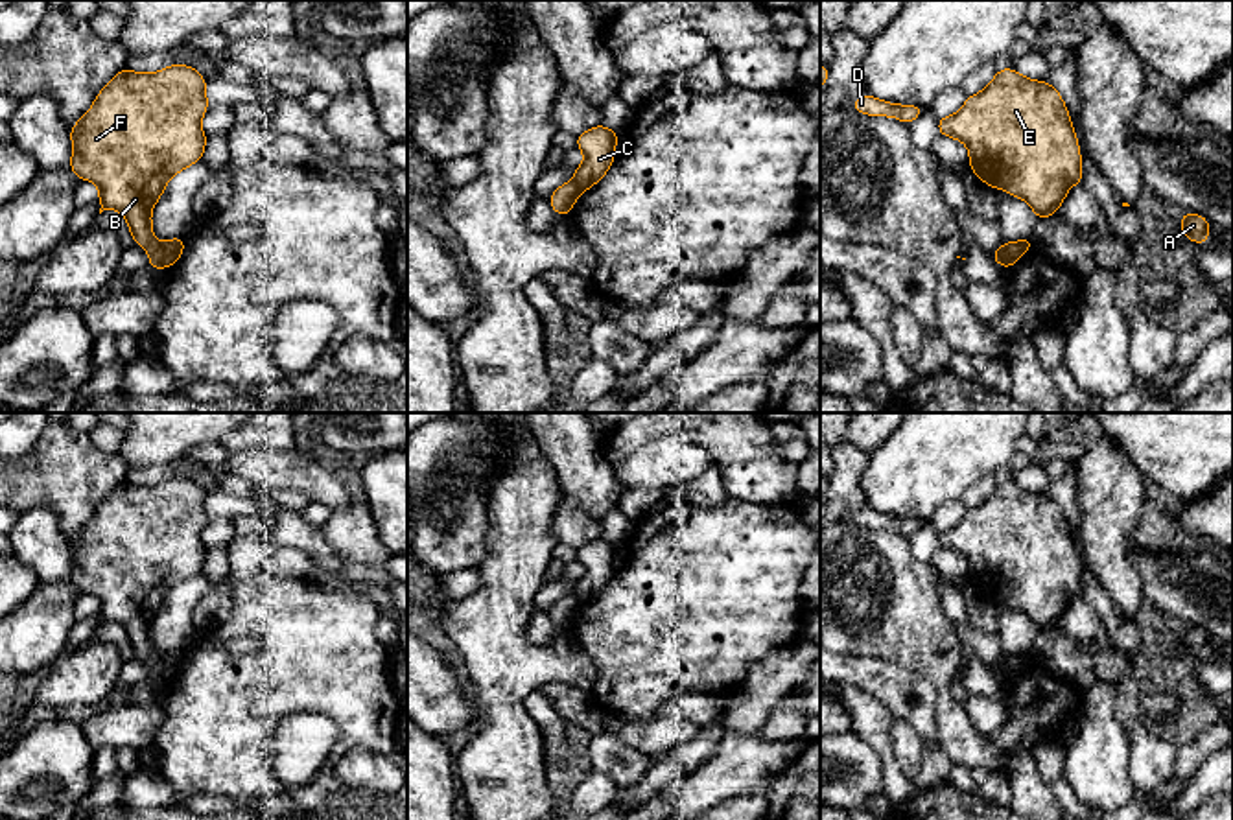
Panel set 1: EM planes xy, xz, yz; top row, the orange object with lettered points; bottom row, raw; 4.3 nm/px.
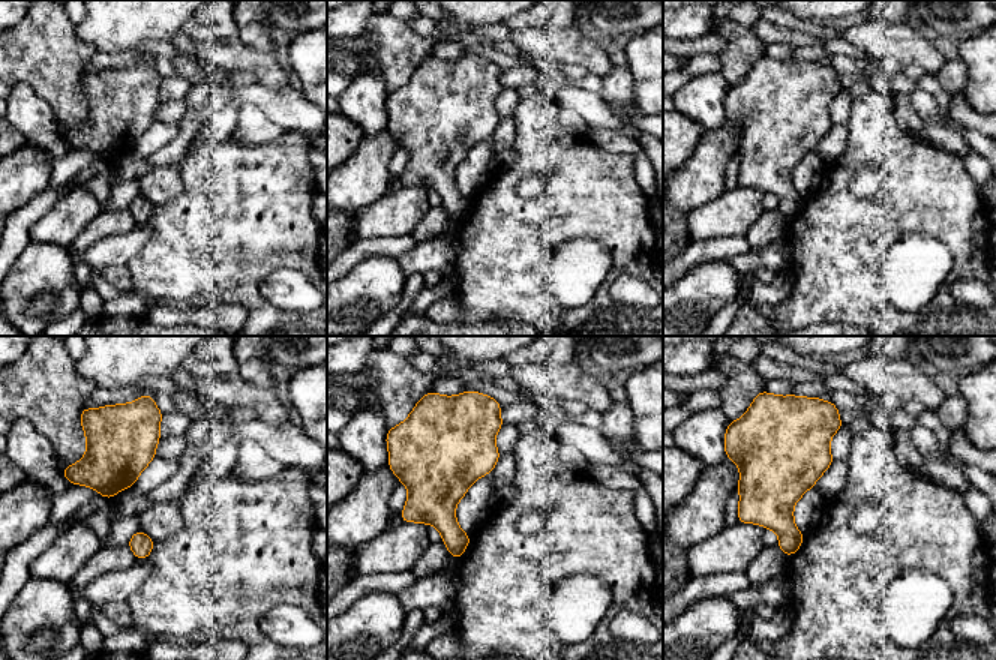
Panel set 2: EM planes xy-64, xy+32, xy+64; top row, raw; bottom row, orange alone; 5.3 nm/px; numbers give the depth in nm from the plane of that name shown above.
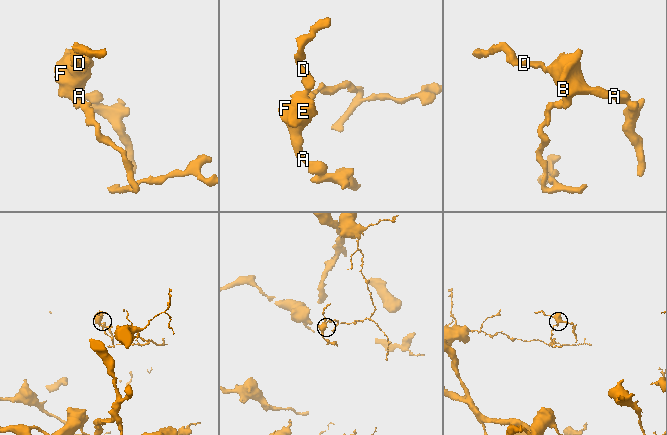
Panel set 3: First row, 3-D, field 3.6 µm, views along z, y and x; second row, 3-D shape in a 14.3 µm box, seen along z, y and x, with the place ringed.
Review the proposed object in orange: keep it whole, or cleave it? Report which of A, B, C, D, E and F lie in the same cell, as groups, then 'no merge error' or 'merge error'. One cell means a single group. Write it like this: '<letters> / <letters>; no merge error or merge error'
A B D E F / C; merge error

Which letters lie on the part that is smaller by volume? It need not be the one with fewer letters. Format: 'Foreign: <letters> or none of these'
Foreign: A, B, D, E, F

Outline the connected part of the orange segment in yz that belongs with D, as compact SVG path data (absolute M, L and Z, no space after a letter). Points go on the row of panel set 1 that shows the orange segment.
M870 94L857 98L850 107L870 116L892 116L905 123L912 123L925 109L916 105L896 105L881 101Z

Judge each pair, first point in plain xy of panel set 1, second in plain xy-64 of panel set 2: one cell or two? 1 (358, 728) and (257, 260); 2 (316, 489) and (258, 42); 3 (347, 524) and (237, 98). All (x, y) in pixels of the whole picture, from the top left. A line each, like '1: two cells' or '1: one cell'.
1: one cell
2: two cells
3: one cell

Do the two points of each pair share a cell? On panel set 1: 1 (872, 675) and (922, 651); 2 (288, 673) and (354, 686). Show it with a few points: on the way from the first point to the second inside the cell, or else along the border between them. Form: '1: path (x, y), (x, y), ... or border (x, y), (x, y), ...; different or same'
1: border (856, 655), (898, 662), (920, 671), (935, 686); different
2: path (305, 673), (338, 673); same

